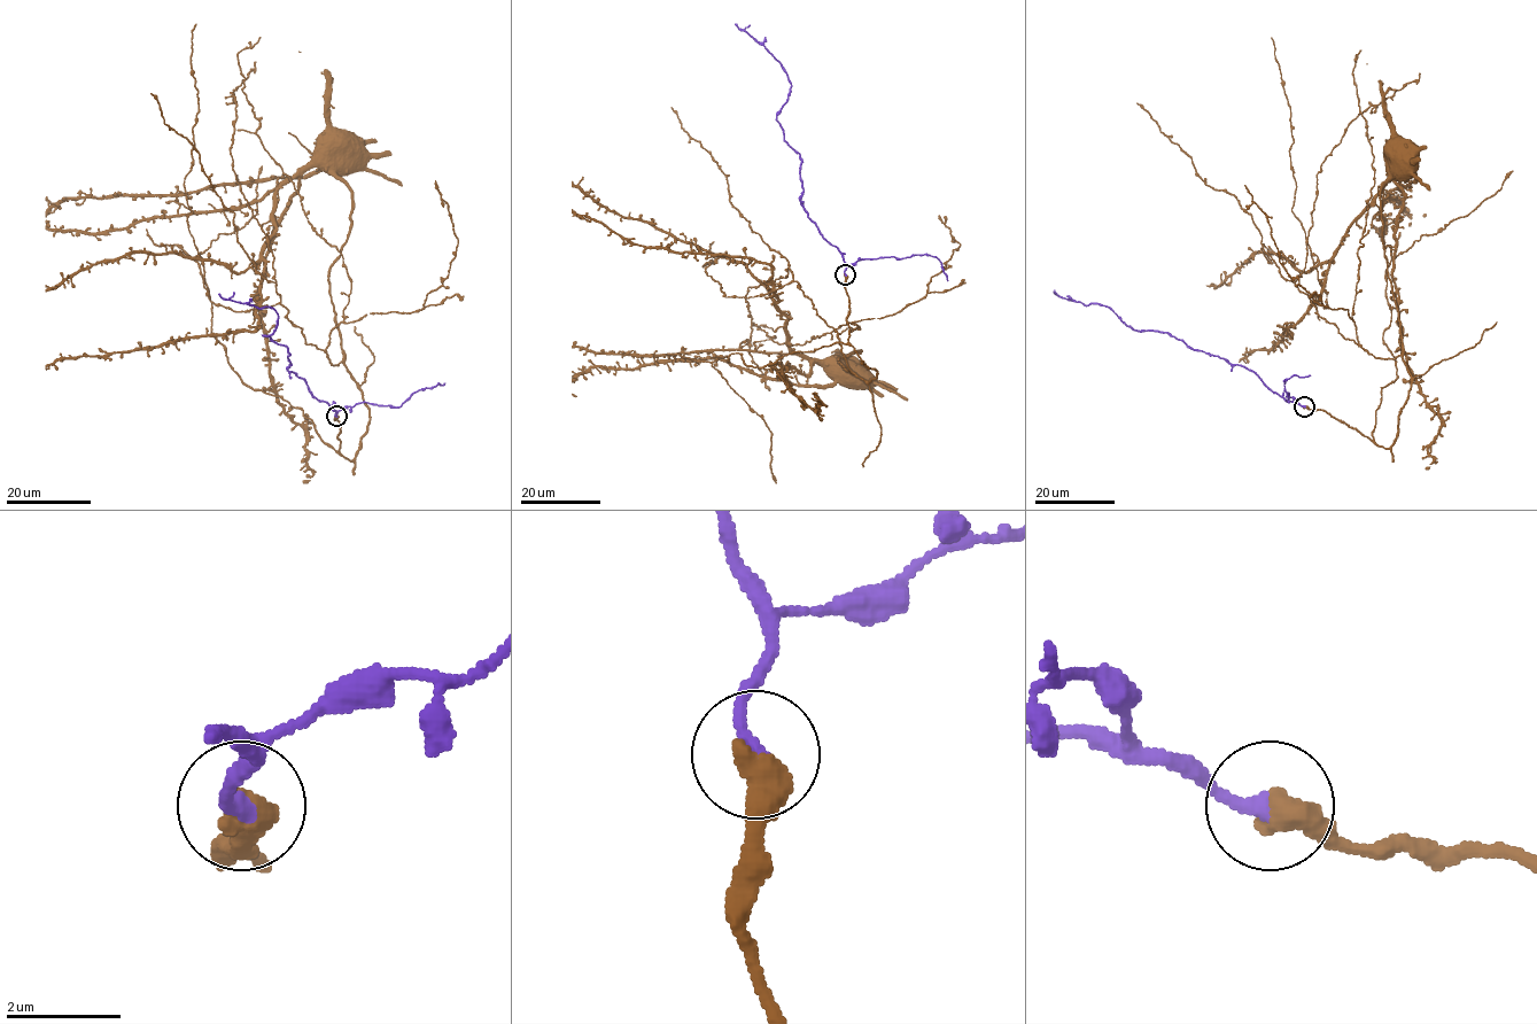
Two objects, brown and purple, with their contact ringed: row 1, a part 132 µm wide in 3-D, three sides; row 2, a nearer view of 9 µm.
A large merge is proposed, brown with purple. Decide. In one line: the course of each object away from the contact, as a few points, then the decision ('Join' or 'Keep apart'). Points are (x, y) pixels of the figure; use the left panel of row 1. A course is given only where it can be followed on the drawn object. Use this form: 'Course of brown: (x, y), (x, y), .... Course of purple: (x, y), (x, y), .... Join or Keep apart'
Course of brown: (335, 416), (349, 460), (370, 412), (344, 363), (331, 295), (351, 209), (333, 144). Course of purple: (335, 416), (288, 370), (288, 348), (263, 335), (274, 331), (277, 313), (218, 294). Join

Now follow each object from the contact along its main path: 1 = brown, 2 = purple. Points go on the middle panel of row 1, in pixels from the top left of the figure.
1: (845, 274), (848, 342), (877, 375), (866, 381), (839, 362), (839, 357), (860, 350), (853, 350), (841, 361)
2: (845, 274), (843, 256), (807, 214), (800, 198), (800, 155), (777, 119), (790, 80), (782, 64), (735, 24)

